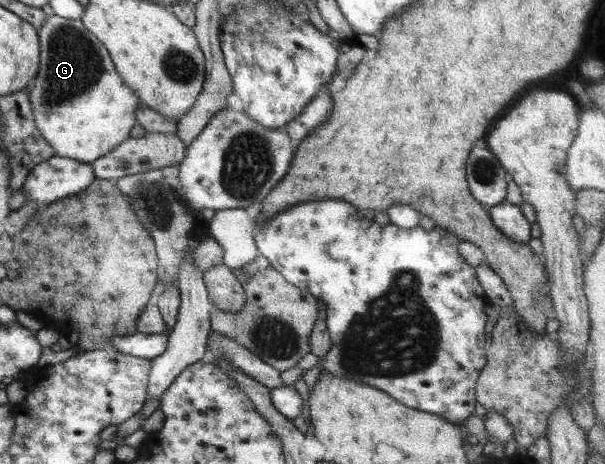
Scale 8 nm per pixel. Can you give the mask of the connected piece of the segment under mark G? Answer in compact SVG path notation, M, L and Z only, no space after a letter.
M48 16L43 26L38 28L38 35L40 66L28 88L36 128L55 150L55 157L91 165L130 137L131 129L137 125L138 96L115 74L116 68L107 54L108 50L101 46L81 20Z

